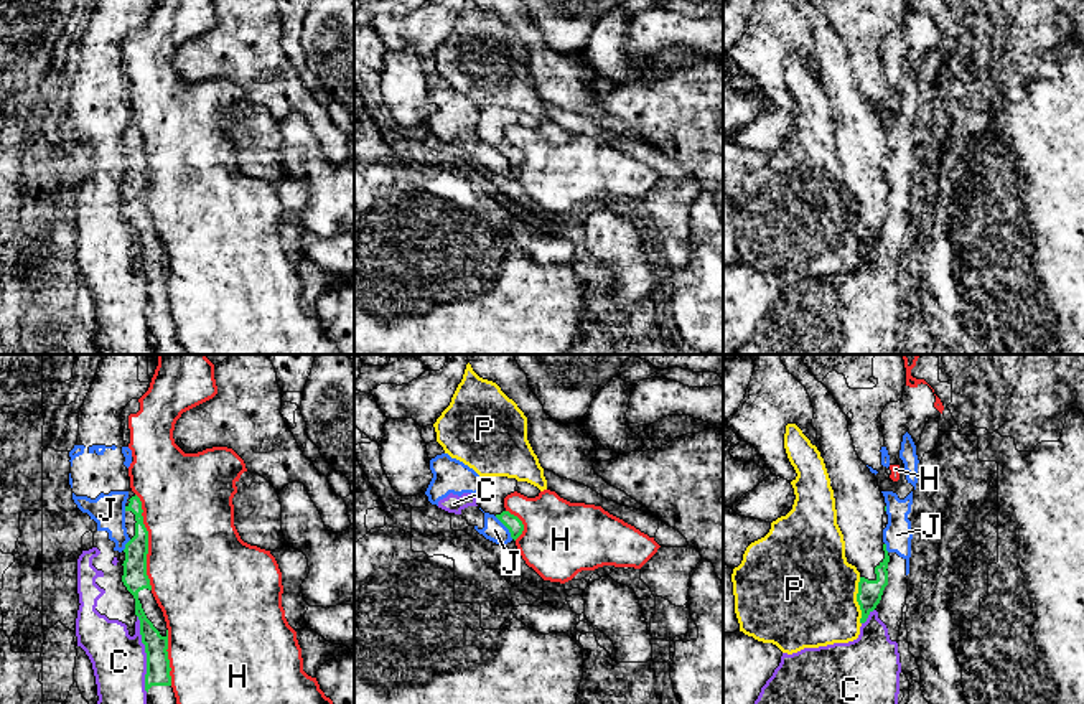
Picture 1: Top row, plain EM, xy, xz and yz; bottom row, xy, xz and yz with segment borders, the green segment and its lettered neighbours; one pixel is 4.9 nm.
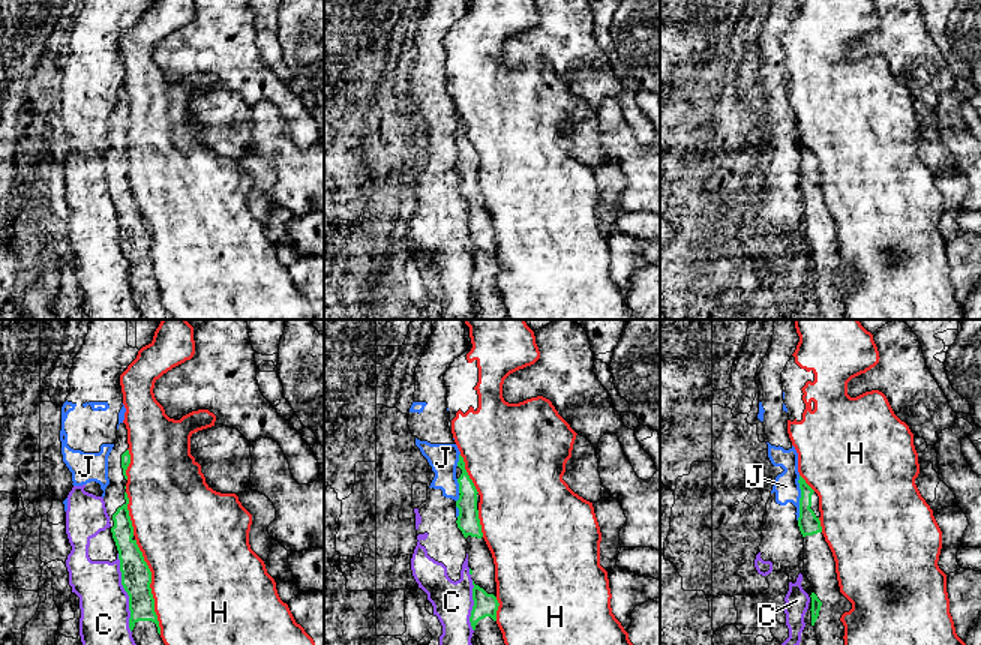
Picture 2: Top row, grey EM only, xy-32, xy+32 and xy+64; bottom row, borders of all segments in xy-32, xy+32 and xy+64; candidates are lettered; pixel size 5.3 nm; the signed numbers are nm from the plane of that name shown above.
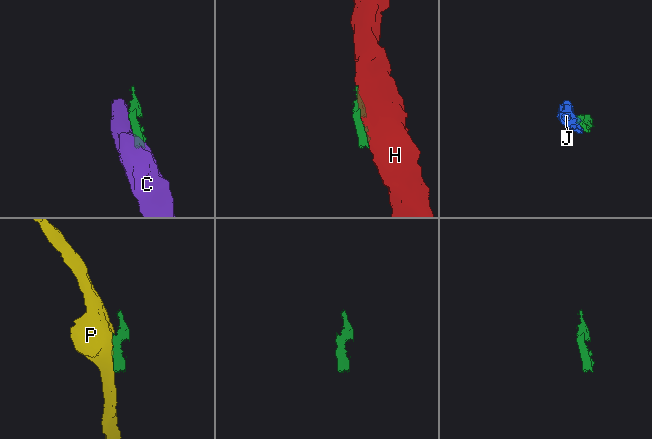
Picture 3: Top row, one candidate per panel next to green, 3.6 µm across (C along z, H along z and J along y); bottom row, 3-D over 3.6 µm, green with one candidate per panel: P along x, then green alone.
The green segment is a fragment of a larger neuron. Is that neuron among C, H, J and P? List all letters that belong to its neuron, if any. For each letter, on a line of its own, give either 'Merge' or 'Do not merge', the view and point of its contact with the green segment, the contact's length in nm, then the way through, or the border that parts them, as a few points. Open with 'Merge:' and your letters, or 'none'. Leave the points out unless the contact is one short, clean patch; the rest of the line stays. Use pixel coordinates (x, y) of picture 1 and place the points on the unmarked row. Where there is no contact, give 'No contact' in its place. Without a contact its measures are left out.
Merge: none
C: Do not merge. Touches green at xy (145, 282). Shared border 380 nm
H: Do not merge. Touches green at xy (147, 172). Shared border 480 nm
J: Do not merge. Touches green at xz (506, 157). Shared border 140 nm. Boundary: xz (495, 147), (513, 168)
P: Do not merge. Touches green at yz (857, 231). Shared border 240 nm

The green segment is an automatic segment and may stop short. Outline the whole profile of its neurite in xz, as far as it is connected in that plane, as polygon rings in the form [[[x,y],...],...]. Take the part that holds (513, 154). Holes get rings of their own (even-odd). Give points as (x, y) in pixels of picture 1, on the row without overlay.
[[[481,107],[476,135],[484,143],[494,145],[516,171],[522,162],[522,152],[504,138],[504,129],[516,122],[517,110],[507,107]]]

